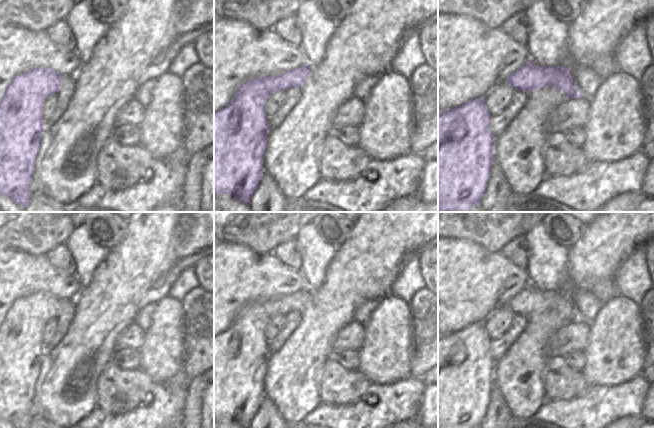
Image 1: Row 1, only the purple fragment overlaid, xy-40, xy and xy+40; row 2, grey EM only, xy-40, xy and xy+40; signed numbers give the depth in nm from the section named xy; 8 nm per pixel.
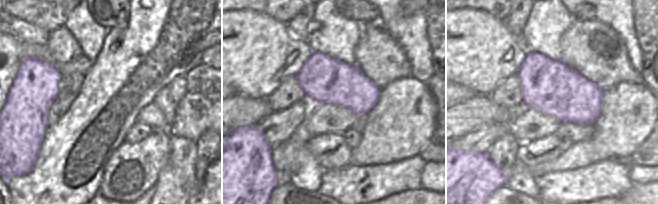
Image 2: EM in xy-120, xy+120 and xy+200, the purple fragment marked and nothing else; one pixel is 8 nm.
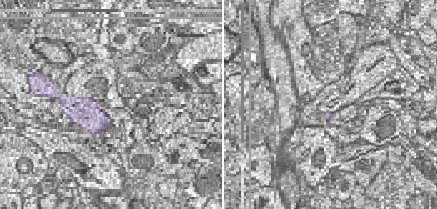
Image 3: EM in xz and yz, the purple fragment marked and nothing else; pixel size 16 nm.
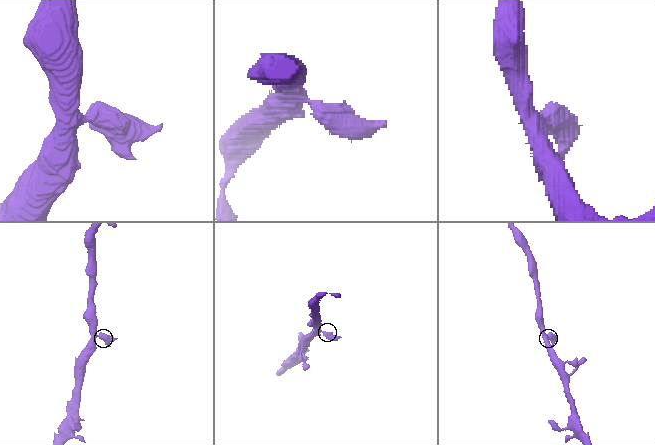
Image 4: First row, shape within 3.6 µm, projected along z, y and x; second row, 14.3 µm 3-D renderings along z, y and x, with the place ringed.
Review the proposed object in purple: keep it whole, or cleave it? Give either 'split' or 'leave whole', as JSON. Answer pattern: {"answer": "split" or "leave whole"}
{"answer": "leave whole"}

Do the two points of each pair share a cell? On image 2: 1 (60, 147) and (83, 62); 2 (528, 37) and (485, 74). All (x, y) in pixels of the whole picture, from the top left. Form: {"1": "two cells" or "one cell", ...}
{"1": "two cells", "2": "two cells"}

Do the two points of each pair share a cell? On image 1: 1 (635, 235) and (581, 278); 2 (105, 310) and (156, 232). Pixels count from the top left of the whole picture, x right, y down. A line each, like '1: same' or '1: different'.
1: same
2: same

